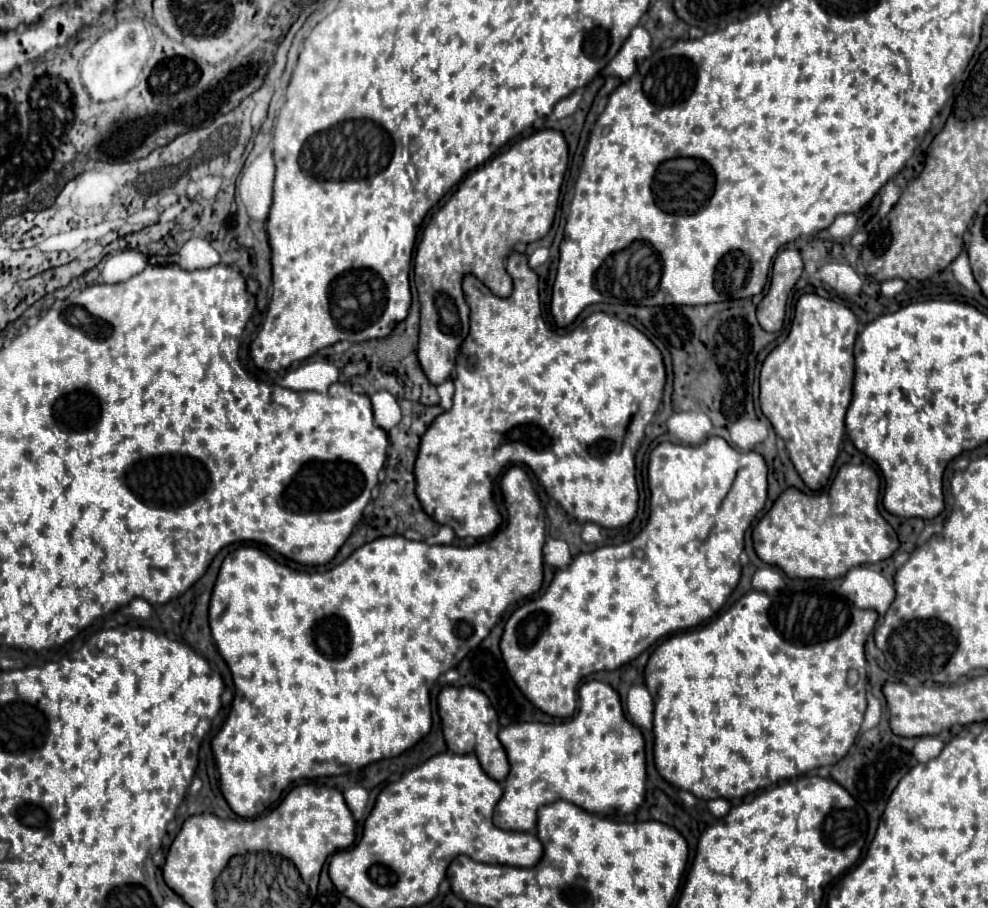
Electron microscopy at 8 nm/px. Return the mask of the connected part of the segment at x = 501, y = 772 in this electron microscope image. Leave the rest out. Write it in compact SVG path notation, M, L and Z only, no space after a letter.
M445 687L439 693L437 703L439 703L439 715L441 715L447 747L453 753L477 755L481 767L485 769L485 773L489 773L489 777L493 777L495 781L505 781L505 777L509 775L509 761L501 741L497 739L499 721L491 701L473 687Z

